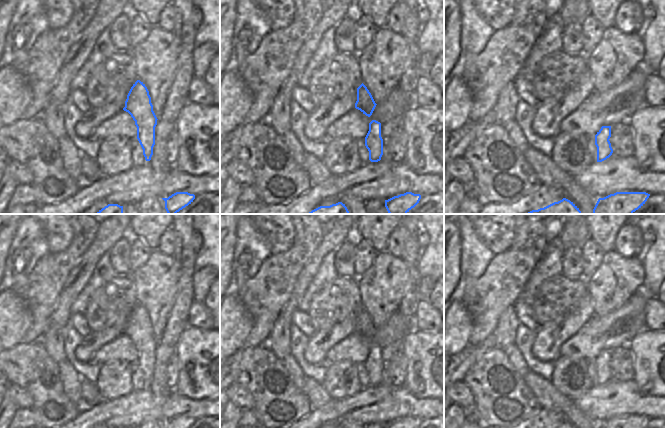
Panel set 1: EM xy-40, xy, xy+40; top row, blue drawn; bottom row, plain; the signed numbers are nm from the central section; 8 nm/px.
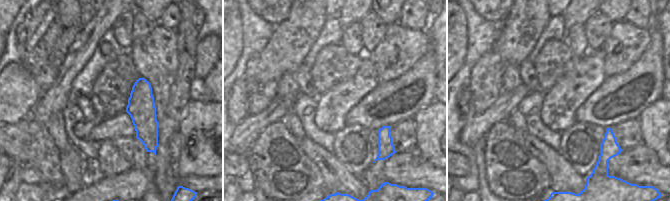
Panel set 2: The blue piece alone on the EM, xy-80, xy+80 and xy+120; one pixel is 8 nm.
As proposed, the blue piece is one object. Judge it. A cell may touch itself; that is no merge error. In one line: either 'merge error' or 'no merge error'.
no merge error

